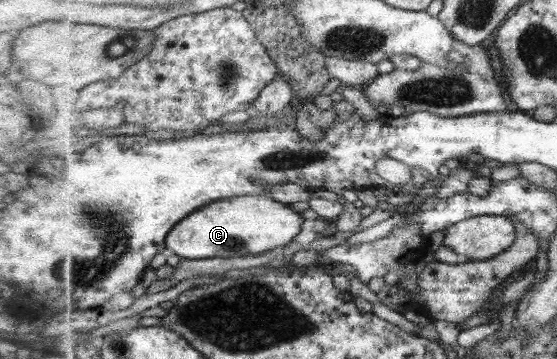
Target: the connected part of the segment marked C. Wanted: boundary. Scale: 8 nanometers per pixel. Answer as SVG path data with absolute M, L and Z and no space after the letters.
M236 196L212 202L183 219L168 234L166 248L168 252L189 260L260 255L295 240L303 220L301 212L271 196Z

